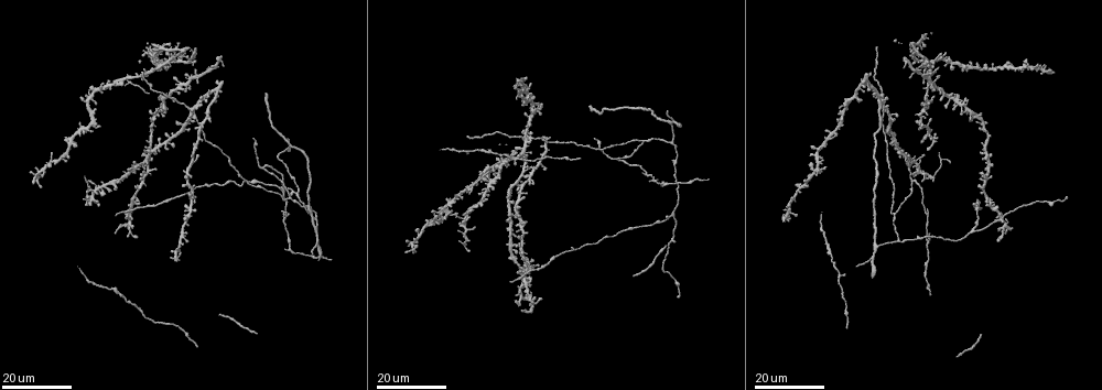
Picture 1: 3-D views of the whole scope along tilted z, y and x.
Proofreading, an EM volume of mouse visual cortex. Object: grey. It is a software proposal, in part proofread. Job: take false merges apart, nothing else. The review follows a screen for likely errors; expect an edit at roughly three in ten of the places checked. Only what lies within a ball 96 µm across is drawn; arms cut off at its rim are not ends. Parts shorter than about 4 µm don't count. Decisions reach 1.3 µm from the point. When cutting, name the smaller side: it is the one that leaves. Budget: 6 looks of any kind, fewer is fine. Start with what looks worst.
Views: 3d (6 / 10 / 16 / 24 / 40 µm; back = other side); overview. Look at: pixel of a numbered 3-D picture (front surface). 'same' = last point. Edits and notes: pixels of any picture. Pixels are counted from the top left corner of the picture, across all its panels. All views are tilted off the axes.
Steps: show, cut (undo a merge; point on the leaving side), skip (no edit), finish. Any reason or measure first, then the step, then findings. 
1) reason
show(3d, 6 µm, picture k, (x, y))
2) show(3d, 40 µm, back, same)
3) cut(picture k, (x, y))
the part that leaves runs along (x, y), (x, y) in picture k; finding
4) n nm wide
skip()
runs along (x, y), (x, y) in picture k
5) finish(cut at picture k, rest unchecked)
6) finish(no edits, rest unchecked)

three arms meet
show(3d, 24 µm, picture 1, (263, 168))

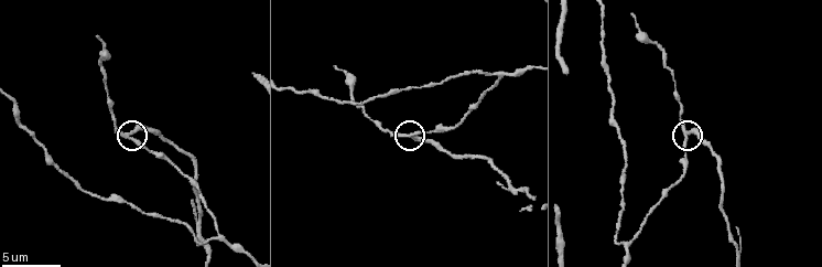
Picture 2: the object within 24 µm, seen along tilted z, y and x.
show(3d, 6 µm, picture 2, (133, 132))

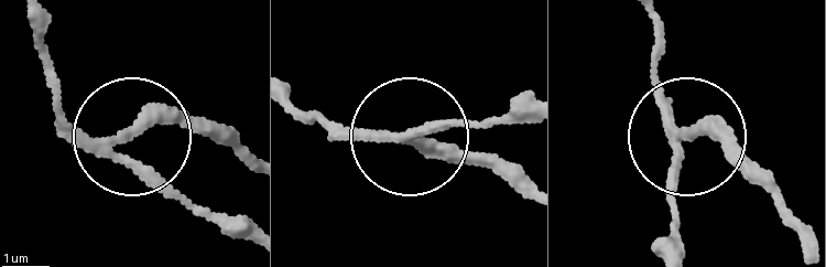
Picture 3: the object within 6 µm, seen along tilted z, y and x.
3 arms
cut(picture 3, (152, 110))
the part that leaves runs along (104, 147), (186, 125), (246, 146) in picture 3; a second cell is stuck on

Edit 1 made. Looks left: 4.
a fork
show(3d, 24 µm, picture 1, (127, 77))

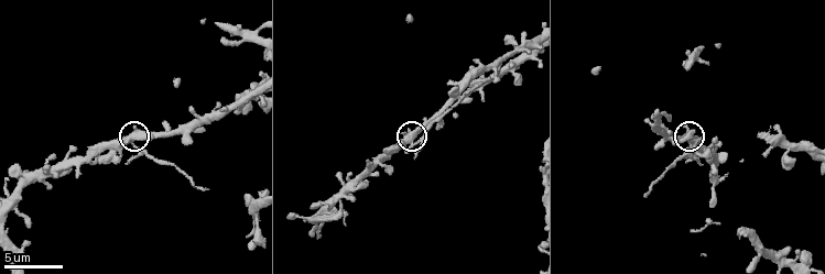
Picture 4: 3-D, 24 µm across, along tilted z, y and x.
closer look
show(3d, 6 µm, picture 4, (698, 141))

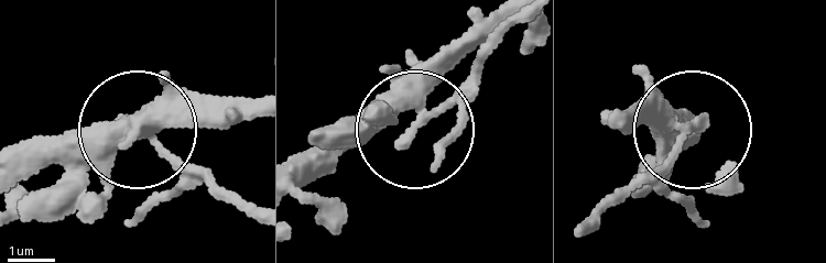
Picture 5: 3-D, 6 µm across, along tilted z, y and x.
from behind
show(3d, 6 µm, back, picture 5, (419, 118))

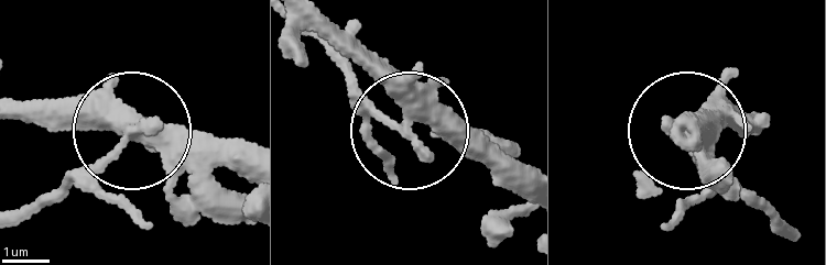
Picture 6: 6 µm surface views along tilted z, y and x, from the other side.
side arm 9 µm
cut(picture 6, (108, 195))
the part that leaves runs along (127, 136), (66, 189), (20, 206) in picture 6; two cells meet here

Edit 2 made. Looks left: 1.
finish(cut at picture 3, cut at picture 6, rest unchecked)

